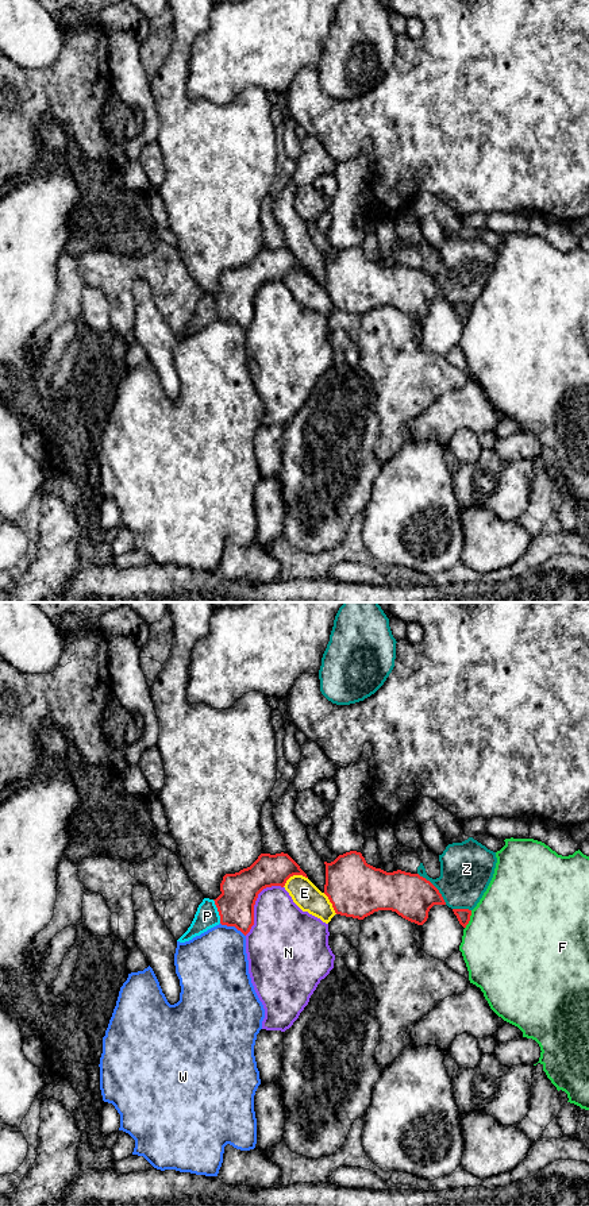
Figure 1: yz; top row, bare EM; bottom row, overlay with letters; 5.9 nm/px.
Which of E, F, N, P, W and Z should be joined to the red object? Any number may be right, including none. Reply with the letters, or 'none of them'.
P

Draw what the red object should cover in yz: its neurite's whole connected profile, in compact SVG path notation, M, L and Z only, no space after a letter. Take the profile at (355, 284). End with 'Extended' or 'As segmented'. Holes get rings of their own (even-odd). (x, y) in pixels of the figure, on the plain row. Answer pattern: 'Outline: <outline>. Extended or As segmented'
Outline: M350 246L326 259L324 289L336 309L363 315L378 305L396 307L423 320L434 300L446 300L439 285L419 269L386 267Z. As segmented

